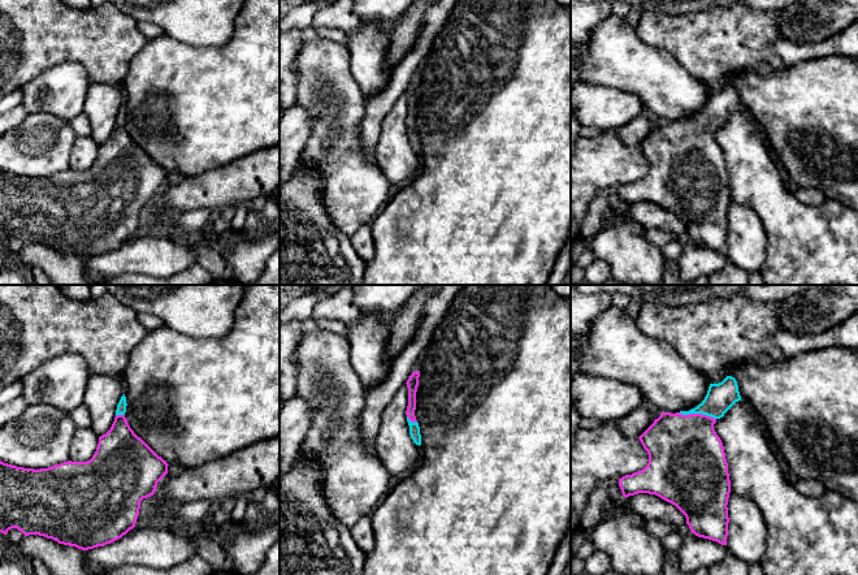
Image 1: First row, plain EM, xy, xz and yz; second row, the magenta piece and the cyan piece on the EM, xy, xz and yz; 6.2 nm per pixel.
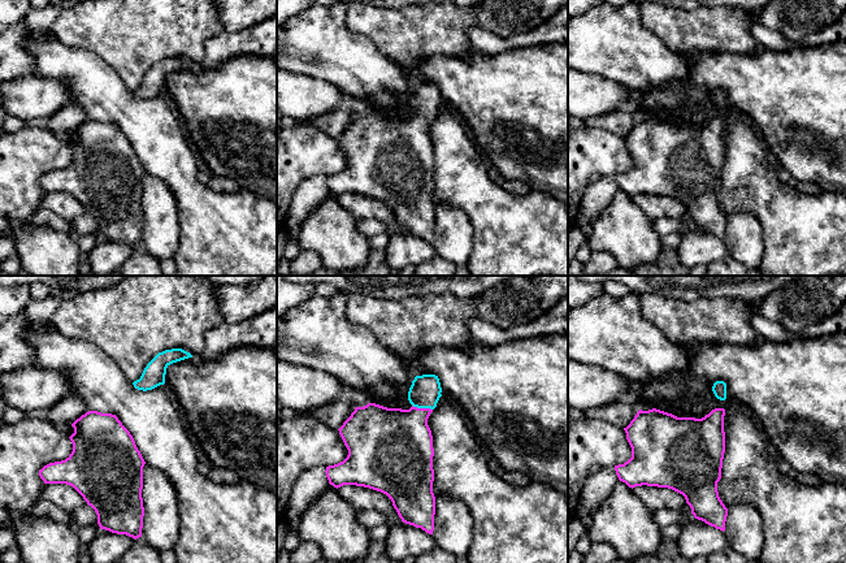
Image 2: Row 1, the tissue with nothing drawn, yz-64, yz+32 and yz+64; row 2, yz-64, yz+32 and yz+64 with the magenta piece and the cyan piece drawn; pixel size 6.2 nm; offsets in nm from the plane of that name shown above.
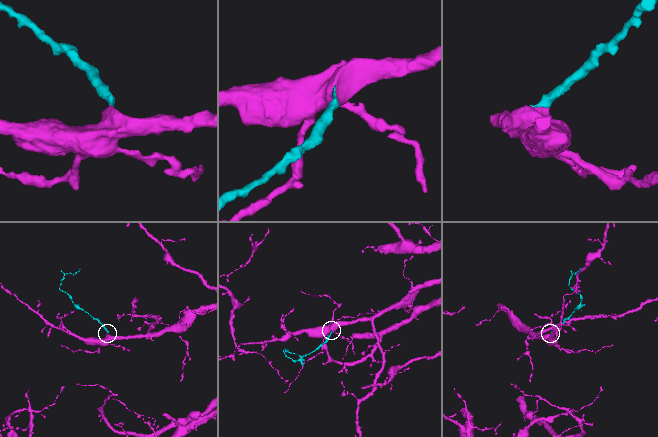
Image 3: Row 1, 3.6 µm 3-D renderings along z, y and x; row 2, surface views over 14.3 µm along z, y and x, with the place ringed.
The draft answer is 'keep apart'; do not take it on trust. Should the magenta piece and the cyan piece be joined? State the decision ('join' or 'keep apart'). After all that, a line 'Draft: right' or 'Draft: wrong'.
join
Draft: wrong

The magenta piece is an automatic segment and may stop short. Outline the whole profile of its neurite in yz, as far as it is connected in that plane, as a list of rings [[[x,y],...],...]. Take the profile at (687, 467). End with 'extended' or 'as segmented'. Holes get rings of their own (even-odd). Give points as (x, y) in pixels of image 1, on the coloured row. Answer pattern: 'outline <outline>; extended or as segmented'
outline [[[727,376],[719,384],[710,384],[705,399],[697,407],[676,414],[662,412],[638,437],[649,454],[647,466],[619,479],[623,496],[655,494],[685,515],[692,533],[727,545],[731,480],[724,446],[714,424],[738,401],[737,381]]]; extended

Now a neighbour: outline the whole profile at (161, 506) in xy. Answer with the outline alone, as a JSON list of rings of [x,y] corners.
[[[159,494],[151,496],[152,507],[156,513],[170,516],[173,510],[169,507],[170,502],[161,498]]]

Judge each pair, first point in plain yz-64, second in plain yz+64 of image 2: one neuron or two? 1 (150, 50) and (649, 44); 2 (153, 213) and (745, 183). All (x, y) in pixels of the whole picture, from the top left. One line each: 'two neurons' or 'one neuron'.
1: two neurons
2: two neurons

